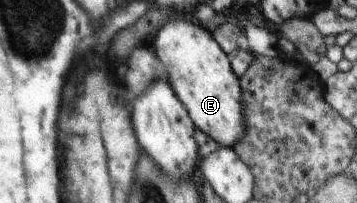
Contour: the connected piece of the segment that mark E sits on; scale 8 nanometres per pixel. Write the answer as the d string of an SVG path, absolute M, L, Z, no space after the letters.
M182 18L170 19L166 25L160 25L156 29L156 33L150 38L150 47L158 55L158 59L164 63L168 71L168 79L170 79L169 84L173 87L178 99L188 109L189 115L196 124L196 130L212 137L219 146L231 148L237 146L238 141L242 141L246 135L241 82L239 76L234 75L227 54L222 51L222 47L216 43L211 33L198 25L194 27L194 23L190 21L182 21Z

